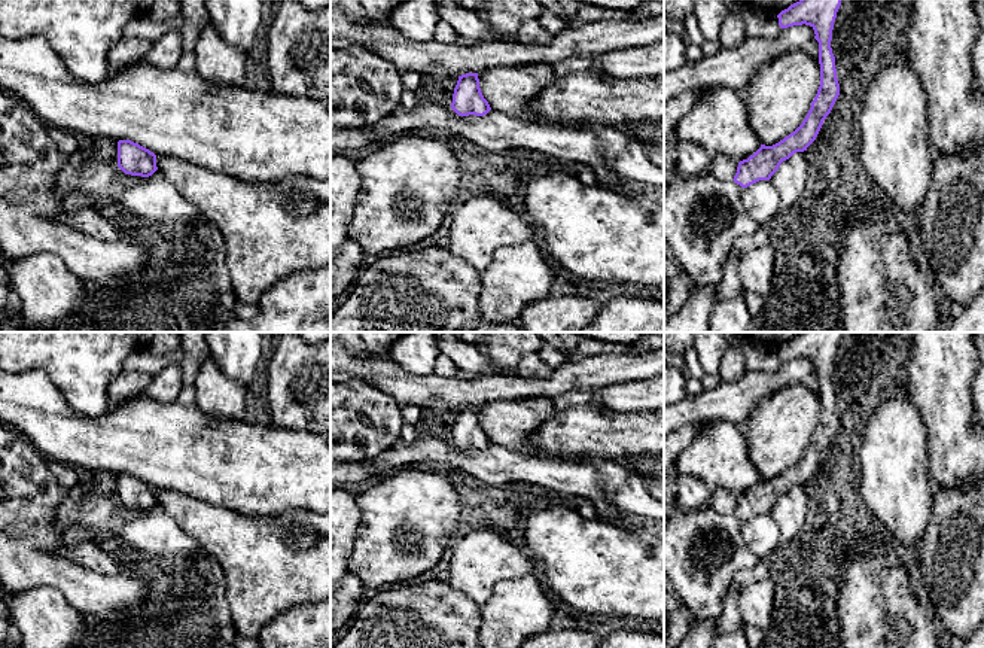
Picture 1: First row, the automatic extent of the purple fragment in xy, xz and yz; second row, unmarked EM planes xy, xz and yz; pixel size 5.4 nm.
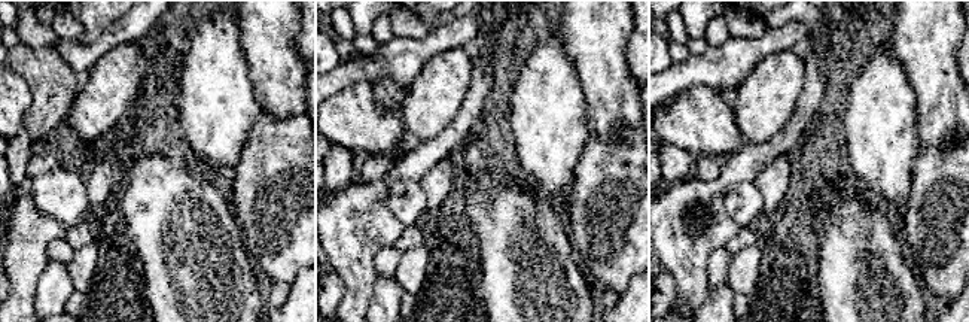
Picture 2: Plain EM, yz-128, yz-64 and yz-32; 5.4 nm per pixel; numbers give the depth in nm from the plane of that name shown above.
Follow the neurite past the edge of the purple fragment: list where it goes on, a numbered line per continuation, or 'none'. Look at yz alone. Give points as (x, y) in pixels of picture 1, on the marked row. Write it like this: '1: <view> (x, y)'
1: yz (703, 216)

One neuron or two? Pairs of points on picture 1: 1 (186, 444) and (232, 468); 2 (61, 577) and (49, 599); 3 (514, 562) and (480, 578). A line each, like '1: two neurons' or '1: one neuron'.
1: one neuron
2: two neurons
3: one neuron

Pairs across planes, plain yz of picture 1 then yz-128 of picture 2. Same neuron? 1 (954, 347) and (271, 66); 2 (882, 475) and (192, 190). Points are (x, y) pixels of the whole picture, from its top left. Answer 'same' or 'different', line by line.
1: same
2: different

